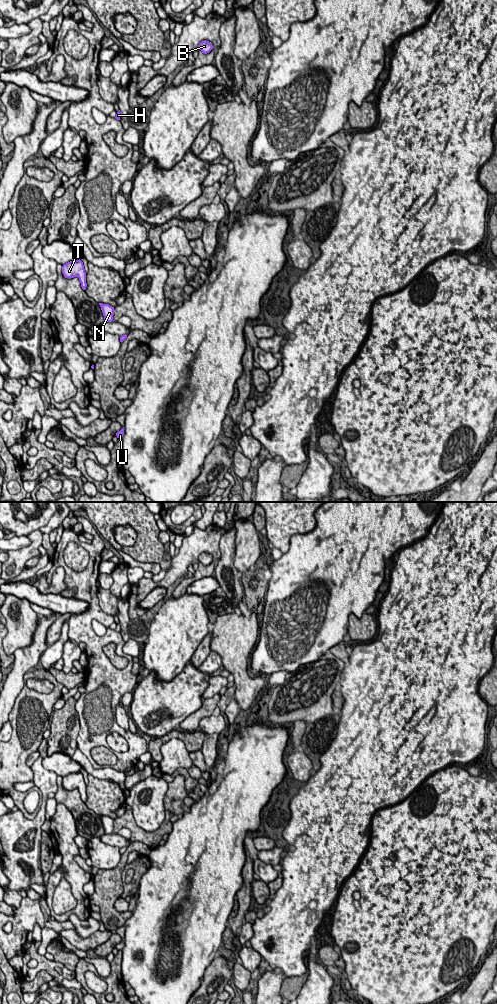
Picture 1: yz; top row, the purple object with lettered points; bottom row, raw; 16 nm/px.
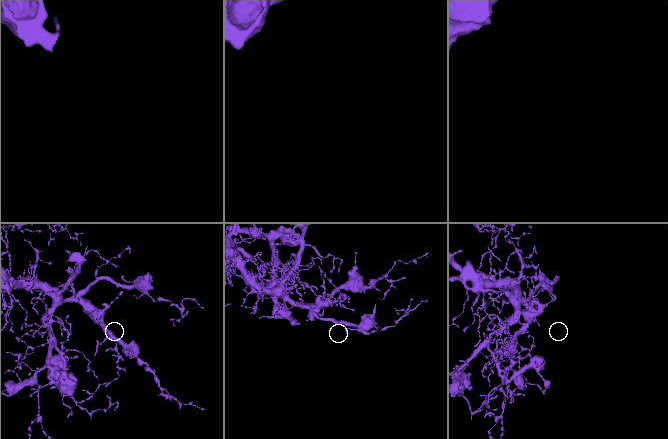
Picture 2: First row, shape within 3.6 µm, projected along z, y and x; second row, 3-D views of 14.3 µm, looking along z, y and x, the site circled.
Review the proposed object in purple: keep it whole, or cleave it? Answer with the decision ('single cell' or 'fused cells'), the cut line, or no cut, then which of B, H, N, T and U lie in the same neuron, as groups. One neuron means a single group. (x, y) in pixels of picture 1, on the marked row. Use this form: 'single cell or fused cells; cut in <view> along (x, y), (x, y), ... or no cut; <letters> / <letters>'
single cell; no cut; B H N T U

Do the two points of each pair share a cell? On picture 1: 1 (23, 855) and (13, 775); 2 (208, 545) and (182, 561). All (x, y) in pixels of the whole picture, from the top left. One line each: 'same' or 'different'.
1: different
2: same

